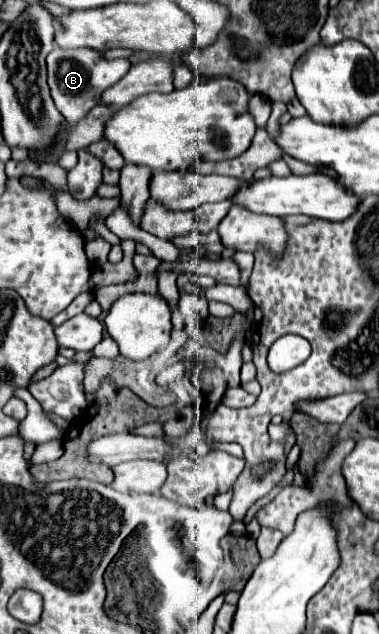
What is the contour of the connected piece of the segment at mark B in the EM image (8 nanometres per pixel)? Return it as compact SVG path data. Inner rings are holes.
M53 49L47 55L47 71L49 71L49 87L51 87L51 97L55 101L55 107L61 111L61 115L67 119L69 125L77 125L89 109L93 109L105 89L109 85L115 85L117 79L121 79L129 71L131 63L129 59L105 59L99 51L95 49Z

